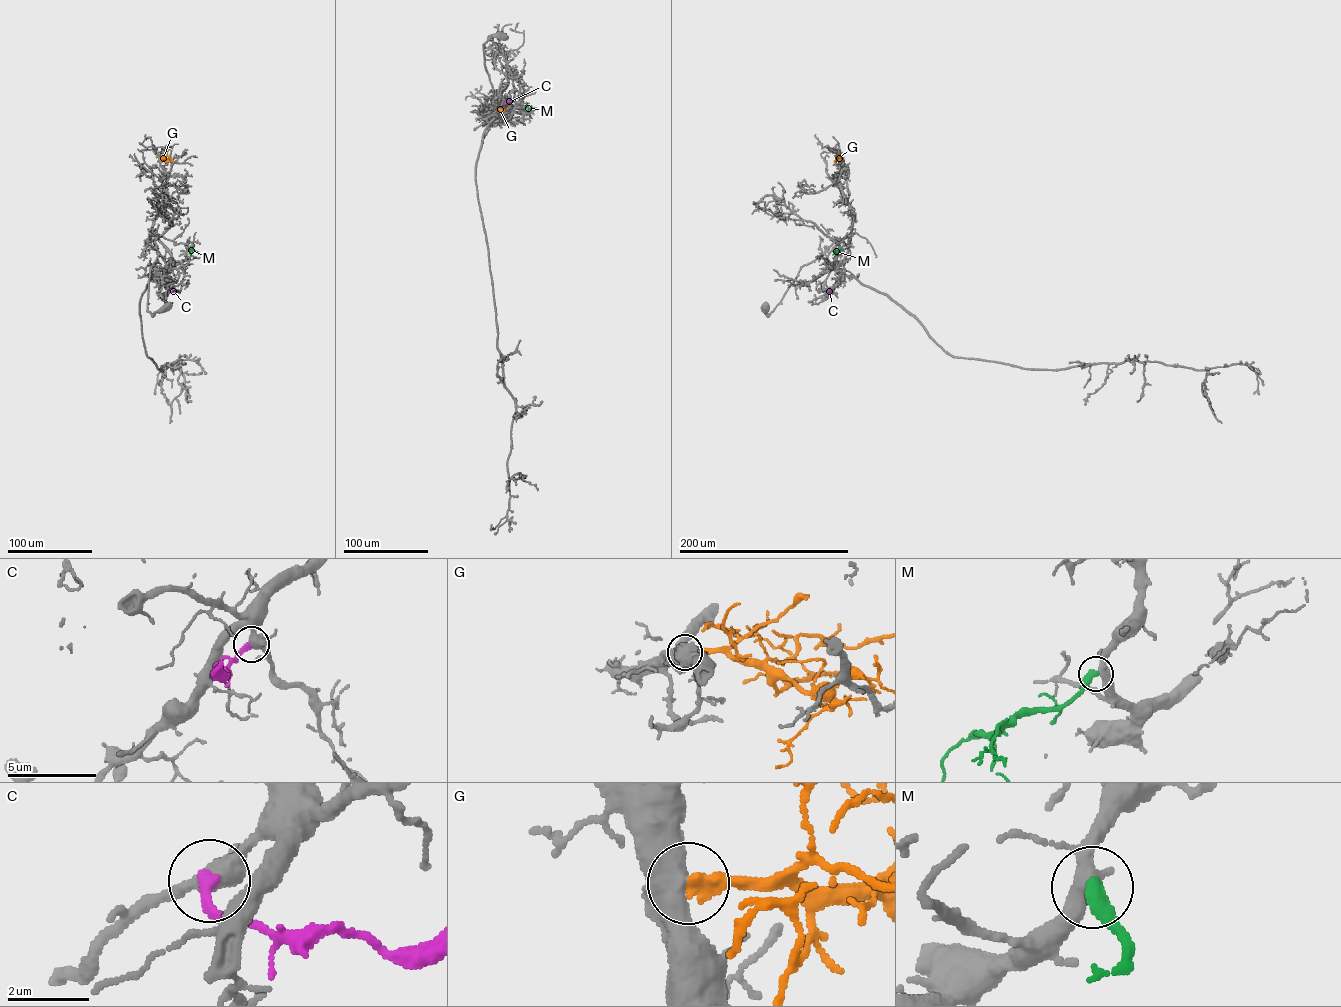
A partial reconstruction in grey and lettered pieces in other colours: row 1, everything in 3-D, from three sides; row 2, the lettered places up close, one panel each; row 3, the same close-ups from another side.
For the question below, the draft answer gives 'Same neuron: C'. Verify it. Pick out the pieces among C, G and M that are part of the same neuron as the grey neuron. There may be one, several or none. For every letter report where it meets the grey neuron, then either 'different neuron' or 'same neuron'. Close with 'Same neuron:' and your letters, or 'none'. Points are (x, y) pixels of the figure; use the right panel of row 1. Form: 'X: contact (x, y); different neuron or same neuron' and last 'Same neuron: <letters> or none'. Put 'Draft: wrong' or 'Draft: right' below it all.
C: contact (832, 290); different neuron
G: contact (838, 158); different neuron
M: contact (841, 247); same neuron
Same neuron: M
Draft: wrong

